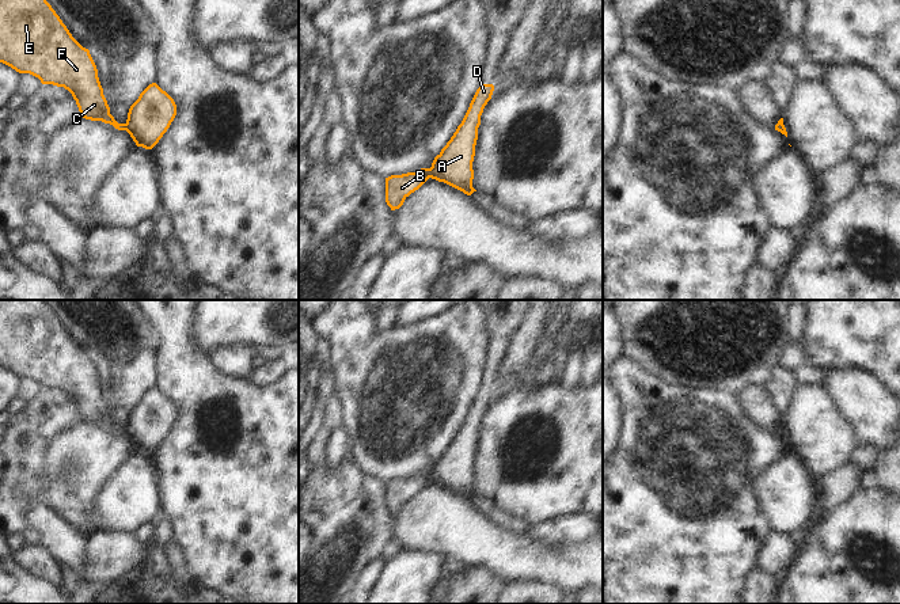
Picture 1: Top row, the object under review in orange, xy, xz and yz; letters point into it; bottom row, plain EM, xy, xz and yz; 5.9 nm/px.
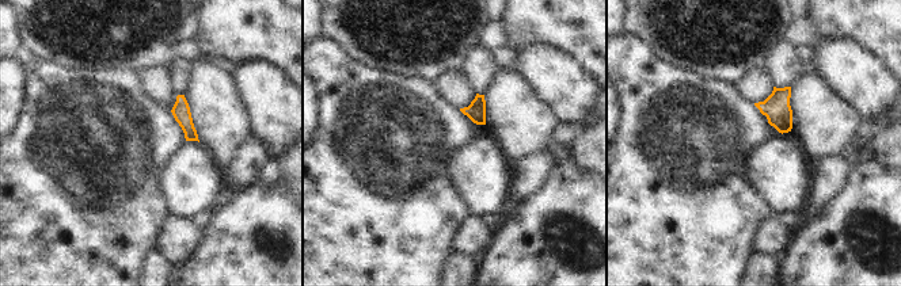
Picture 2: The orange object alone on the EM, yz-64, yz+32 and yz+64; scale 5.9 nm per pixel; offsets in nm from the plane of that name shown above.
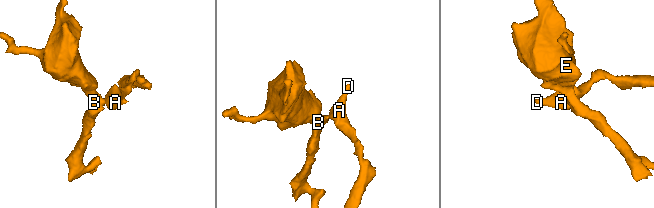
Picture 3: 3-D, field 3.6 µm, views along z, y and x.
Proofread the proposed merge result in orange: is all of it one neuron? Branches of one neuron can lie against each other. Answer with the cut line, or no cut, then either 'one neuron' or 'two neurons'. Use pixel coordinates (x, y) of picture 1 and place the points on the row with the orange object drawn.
xz (428, 168), (430, 177) | two neurons

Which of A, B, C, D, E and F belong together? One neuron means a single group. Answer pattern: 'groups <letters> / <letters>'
groups A D / B C E F

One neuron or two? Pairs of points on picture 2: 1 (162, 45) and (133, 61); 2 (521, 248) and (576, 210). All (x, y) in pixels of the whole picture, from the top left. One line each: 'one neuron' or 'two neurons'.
1: one neuron
2: one neuron

